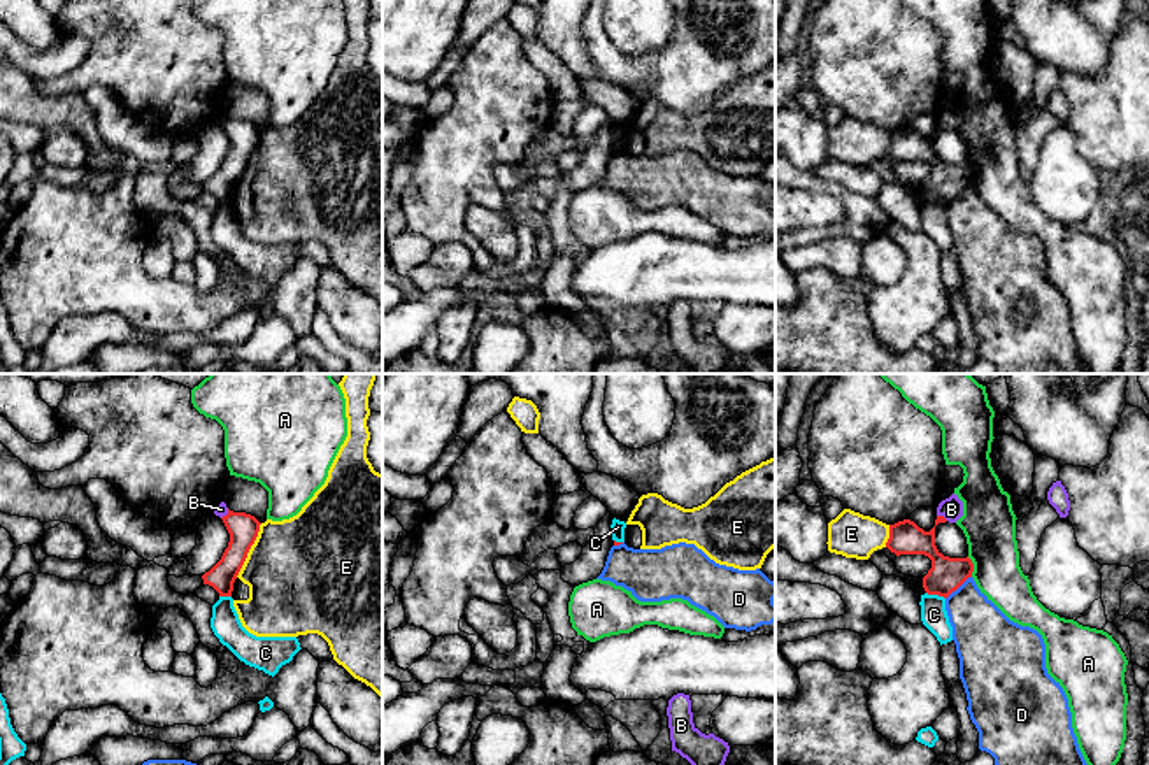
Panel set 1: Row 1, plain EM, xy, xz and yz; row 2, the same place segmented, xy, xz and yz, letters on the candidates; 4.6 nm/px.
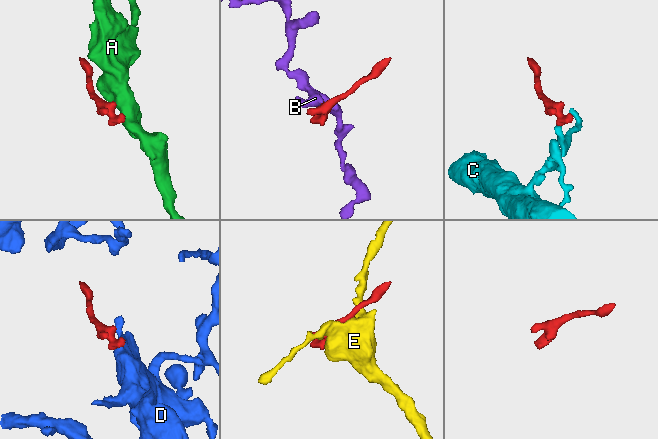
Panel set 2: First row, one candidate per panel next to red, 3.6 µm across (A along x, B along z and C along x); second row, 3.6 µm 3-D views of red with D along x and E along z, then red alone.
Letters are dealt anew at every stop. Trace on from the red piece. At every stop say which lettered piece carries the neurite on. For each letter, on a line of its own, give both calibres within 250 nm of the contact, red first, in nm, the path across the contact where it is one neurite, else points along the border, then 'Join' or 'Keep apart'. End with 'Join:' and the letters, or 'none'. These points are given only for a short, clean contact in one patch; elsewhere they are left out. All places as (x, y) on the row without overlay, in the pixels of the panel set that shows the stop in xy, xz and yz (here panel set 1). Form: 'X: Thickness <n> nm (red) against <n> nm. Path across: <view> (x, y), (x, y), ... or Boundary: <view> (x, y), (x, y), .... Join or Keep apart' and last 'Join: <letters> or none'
A: Thickness 160 nm (red) against 240 nm. Keep apart
B: Thickness 160 nm (red) against 100 nm. Path across: yz (906, 144), (925, 144), (942, 123), (951, 116). Join
C: Thickness 160 nm (red) against 120 nm. Boundary: yz (927, 199), (944, 206). Keep apart
D: Thickness 160 nm (red) against 280 nm. Boundary: yz (970, 183), (946, 206). Keep apart
E: Thickness 140 nm (red) against 480 nm. Keep apart
Join: B

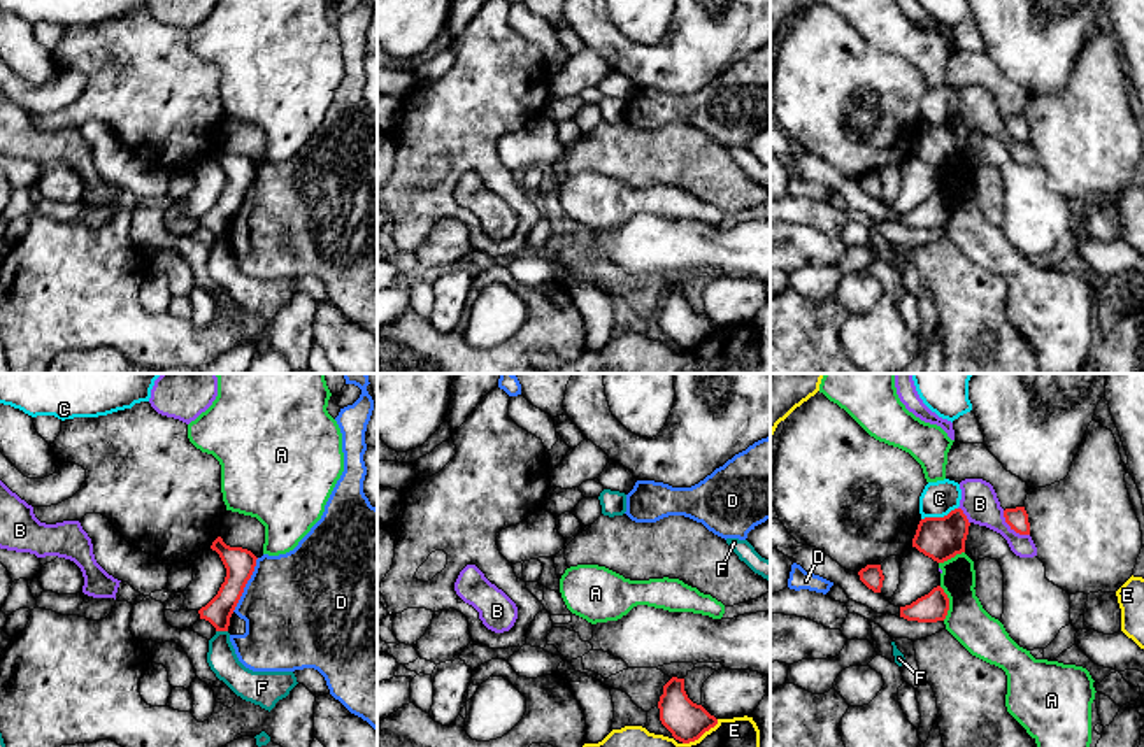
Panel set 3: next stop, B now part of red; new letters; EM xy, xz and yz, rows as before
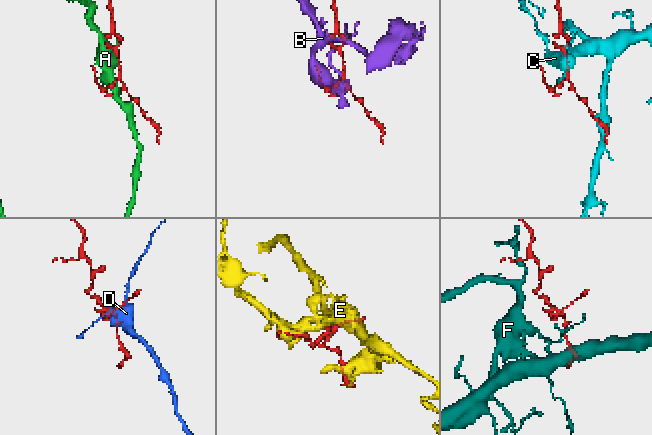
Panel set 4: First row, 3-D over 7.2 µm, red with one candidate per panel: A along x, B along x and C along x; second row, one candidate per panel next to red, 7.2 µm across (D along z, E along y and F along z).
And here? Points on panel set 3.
A: Thickness 140 nm (red) against 200 nm. Keep apart
B: Thickness 100 nm (red) against 170 nm. Keep apart
C: Thickness 200 nm (red) against 160 nm. Keep apart
D: Thickness 140 nm (red) against 480 nm. Keep apart
E: Thickness 180 nm (red) against 280 nm. Keep apart
F: Thickness 120 nm (red) against 140 nm. Boundary: xy (216, 237), (227, 239). Keep apart
Join: none

